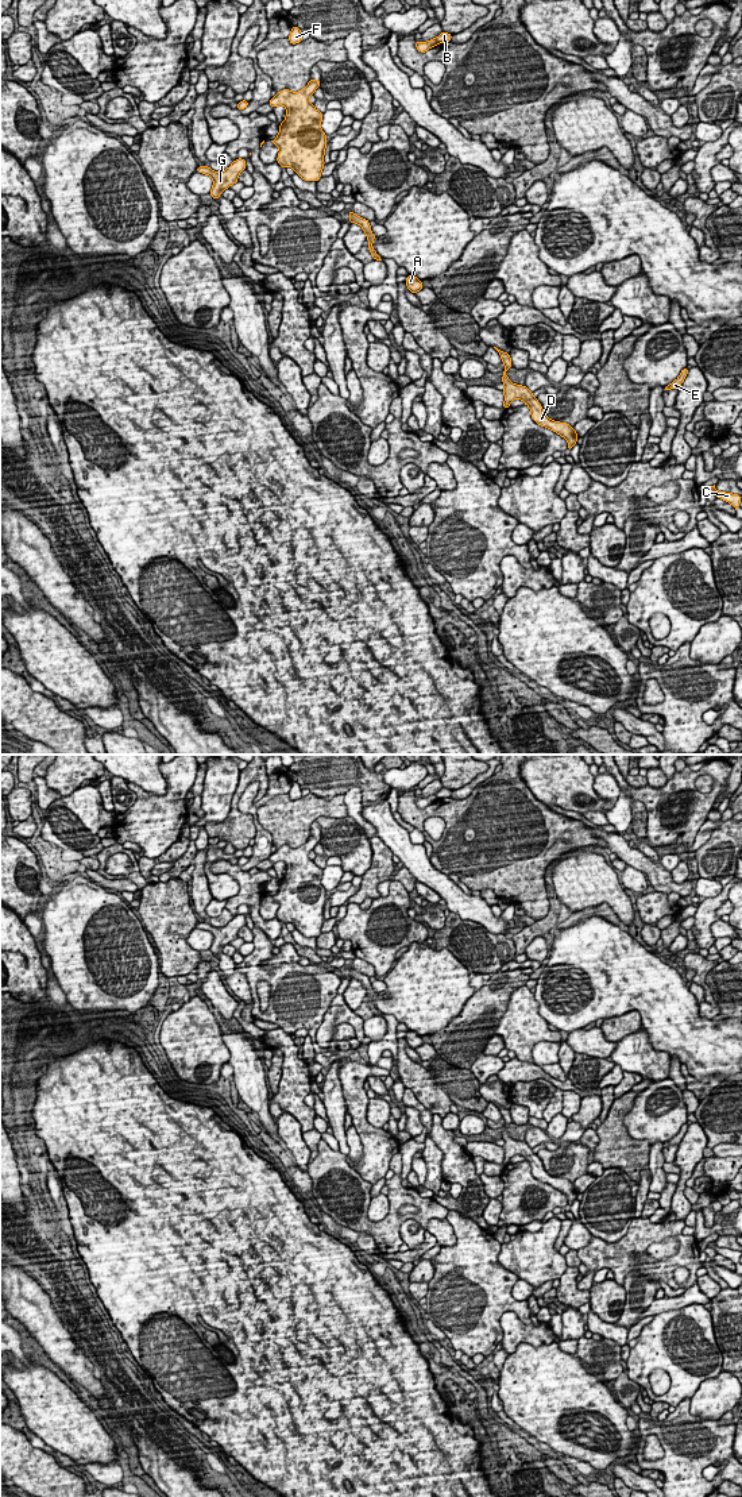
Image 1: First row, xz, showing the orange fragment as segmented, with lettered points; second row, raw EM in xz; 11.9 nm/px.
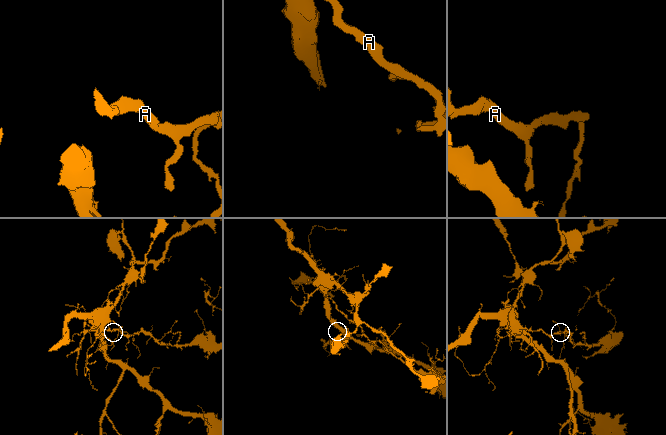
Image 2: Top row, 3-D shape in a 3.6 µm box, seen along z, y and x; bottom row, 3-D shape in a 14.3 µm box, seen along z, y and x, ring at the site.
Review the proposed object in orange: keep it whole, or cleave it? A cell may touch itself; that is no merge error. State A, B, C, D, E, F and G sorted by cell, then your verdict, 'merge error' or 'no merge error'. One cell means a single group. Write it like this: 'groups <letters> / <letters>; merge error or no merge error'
groups A B C D E F G; no merge error

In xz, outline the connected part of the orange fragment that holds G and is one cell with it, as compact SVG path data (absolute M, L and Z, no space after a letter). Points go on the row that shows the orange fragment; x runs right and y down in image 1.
M239 158L224 171L213 171L209 166L198 166L196 171L213 178L213 186L209 194L217 200L225 189L239 182L237 177L246 169L246 159Z

